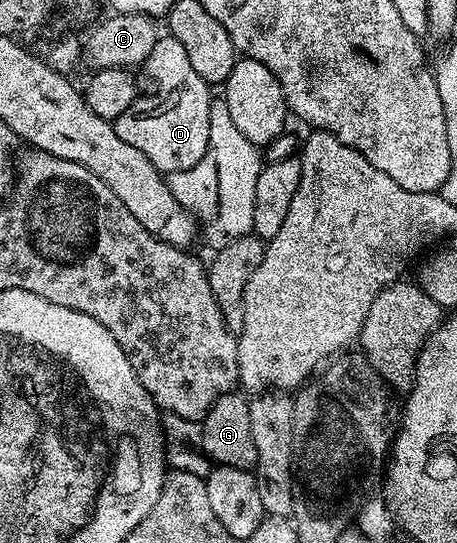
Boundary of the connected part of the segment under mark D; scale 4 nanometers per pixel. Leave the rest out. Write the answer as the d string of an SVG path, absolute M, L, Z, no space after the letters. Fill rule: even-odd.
M169 33L163 34L156 41L156 45L152 45L152 53L148 53L144 64L145 71L147 77L154 82L154 92L151 95L139 94L138 98L132 101L132 105L128 105L128 109L124 109L124 113L120 113L120 117L113 120L116 137L120 137L120 141L126 142L127 145L140 149L140 153L144 153L144 157L152 161L157 171L169 173L192 169L192 165L196 165L196 161L204 157L204 149L208 149L210 104L212 102L211 84L206 83L204 77L196 73L196 69L192 69L184 45L180 45L180 41L173 39Z

